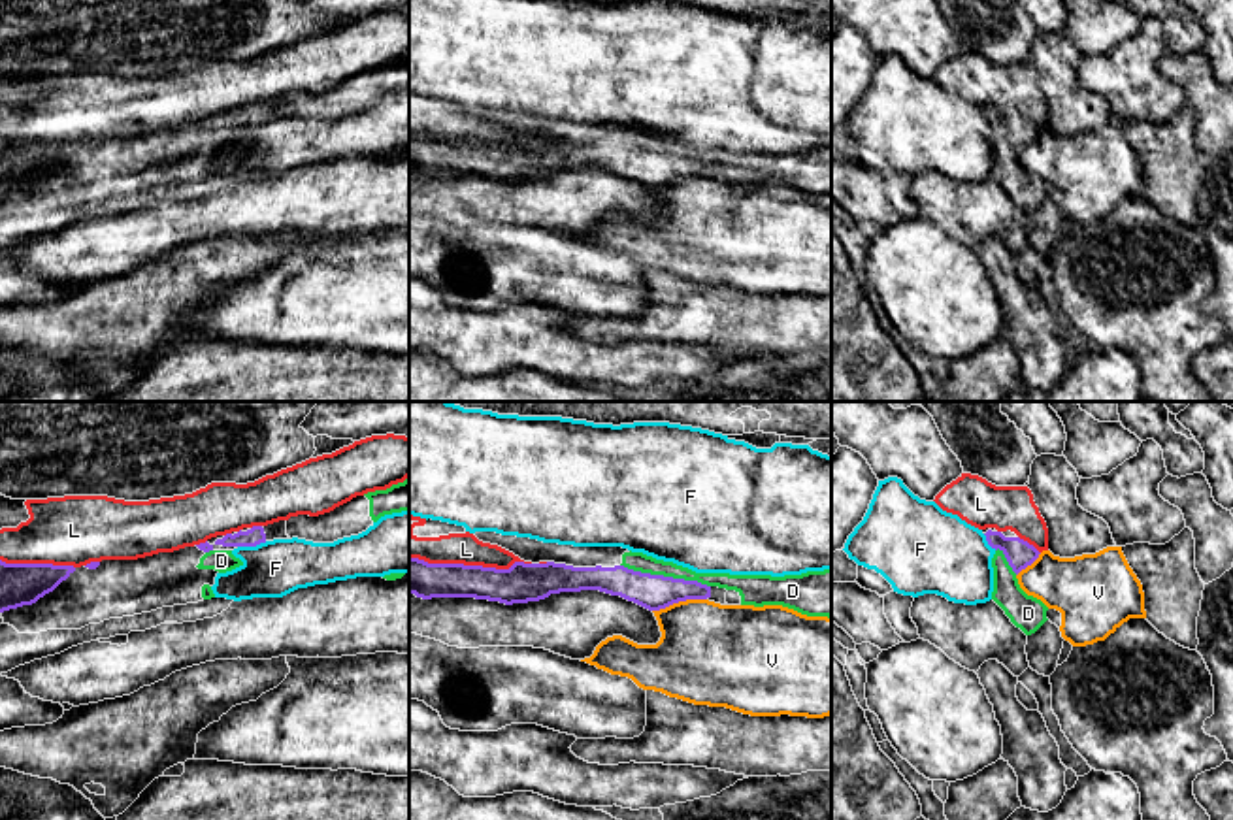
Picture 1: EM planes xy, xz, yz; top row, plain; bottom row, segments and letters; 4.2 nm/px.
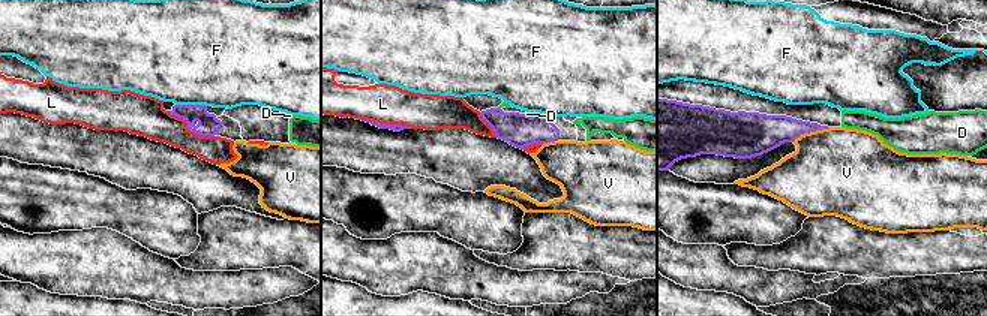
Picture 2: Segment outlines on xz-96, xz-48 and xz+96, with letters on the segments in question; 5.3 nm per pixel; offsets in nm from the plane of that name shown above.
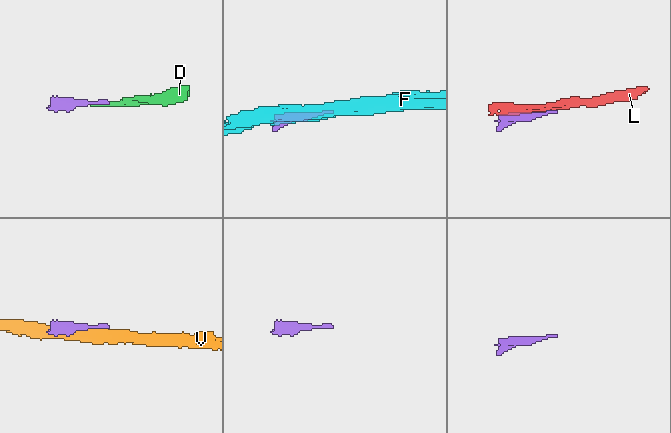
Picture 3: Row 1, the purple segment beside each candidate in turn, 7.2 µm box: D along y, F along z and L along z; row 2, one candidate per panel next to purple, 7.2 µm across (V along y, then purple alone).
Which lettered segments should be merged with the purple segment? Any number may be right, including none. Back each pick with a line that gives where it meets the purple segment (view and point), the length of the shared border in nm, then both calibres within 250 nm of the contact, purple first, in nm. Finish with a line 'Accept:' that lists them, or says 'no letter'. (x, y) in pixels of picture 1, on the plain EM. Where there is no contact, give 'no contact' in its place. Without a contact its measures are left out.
D: xz (666, 155) | 400 nm | 150/80 nm
Accept: D

